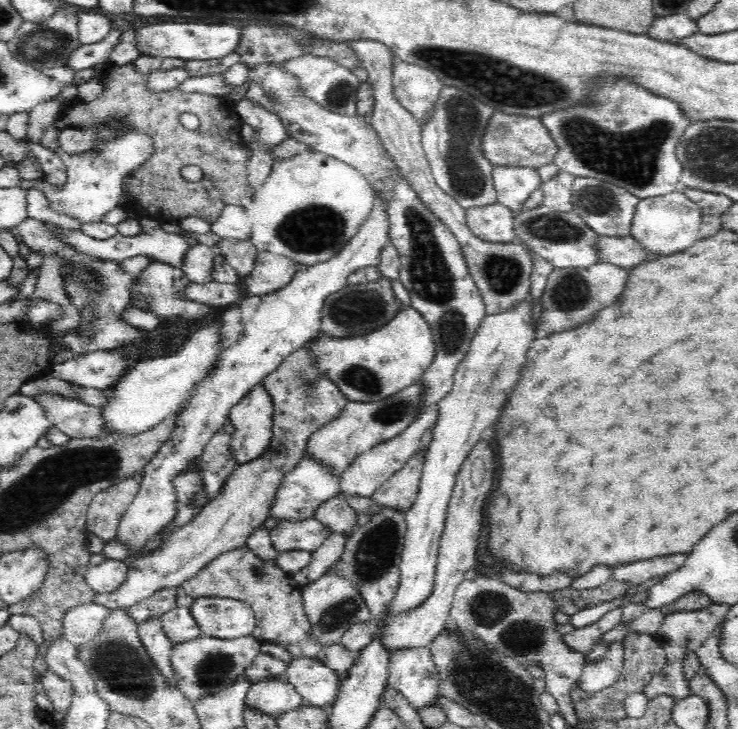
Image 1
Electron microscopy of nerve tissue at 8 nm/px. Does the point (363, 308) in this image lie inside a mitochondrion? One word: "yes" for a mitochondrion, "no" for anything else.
yes

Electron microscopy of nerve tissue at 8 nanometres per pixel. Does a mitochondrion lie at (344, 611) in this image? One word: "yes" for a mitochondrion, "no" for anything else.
yes

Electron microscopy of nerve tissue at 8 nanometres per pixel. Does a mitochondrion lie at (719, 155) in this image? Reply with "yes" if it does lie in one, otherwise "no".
yes

